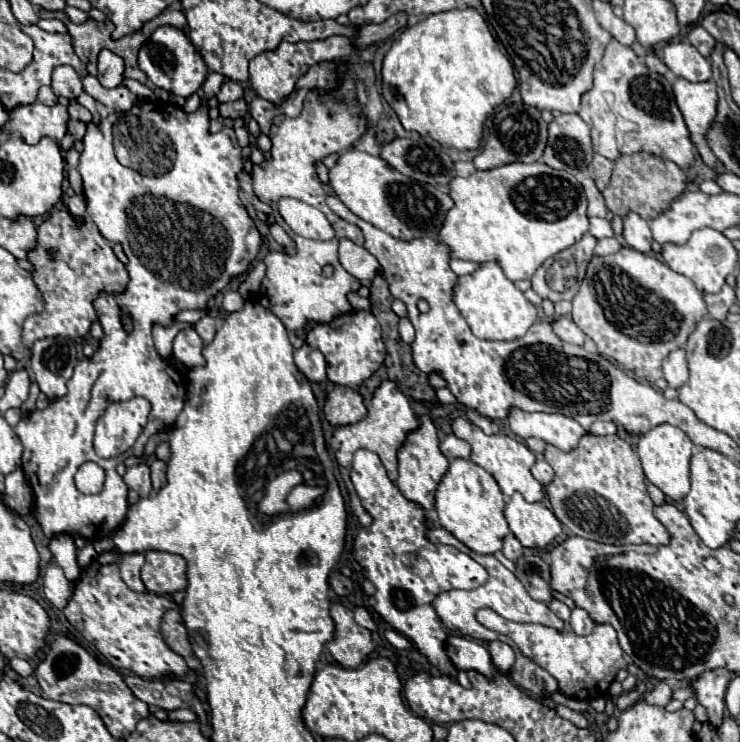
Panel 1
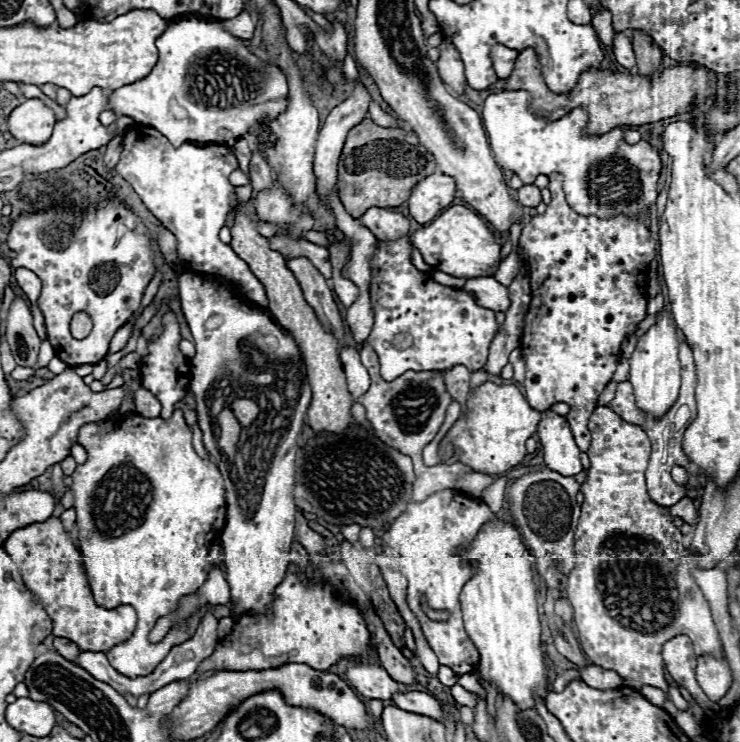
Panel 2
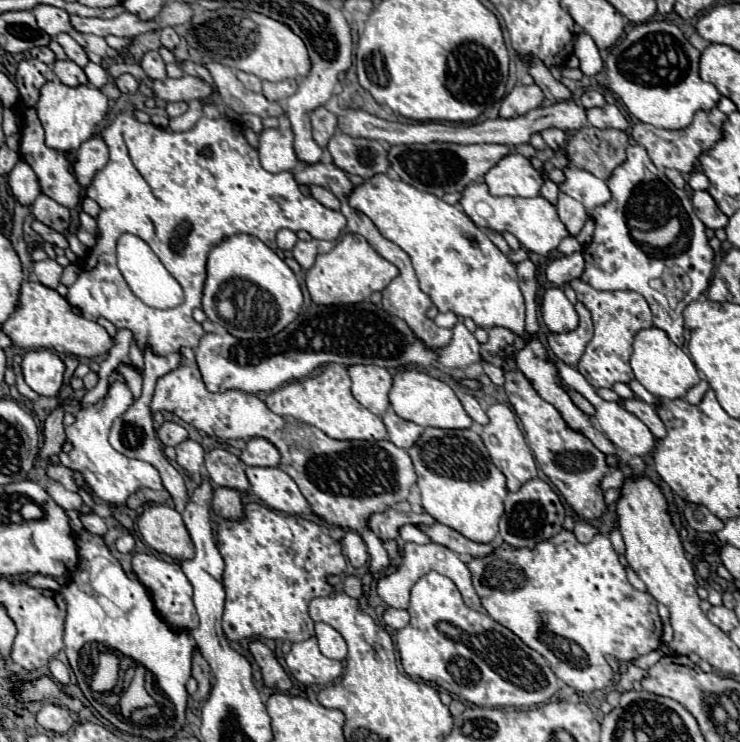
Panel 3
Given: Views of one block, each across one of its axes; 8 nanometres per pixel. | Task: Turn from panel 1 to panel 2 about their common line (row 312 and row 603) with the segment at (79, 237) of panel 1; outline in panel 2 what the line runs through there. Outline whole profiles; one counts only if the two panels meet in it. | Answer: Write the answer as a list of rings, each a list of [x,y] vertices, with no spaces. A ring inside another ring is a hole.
[[[50,518],[46,522],[36,522],[22,530],[16,530],[6,538],[2,550],[20,568],[26,588],[52,618],[54,636],[70,638],[82,650],[102,650],[106,654],[118,642],[130,638],[130,634],[134,632],[136,612],[132,606],[122,604],[114,610],[104,610],[94,602],[92,590],[80,564],[80,554],[58,518]]]

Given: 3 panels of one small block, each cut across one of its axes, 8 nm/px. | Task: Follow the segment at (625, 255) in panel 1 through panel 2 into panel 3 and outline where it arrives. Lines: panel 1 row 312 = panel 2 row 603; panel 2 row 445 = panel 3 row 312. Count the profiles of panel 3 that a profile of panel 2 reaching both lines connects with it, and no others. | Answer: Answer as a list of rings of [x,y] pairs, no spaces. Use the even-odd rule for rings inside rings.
[[[572,280],[570,286],[576,290],[578,300],[590,310],[594,322],[594,336],[586,346],[584,356],[578,362],[578,372],[594,386],[594,388],[612,388],[614,382],[630,382],[634,372],[630,368],[632,354],[632,338],[638,330],[652,326],[652,312],[644,296],[632,290],[616,290],[616,292],[600,292],[588,286],[582,280]]]

